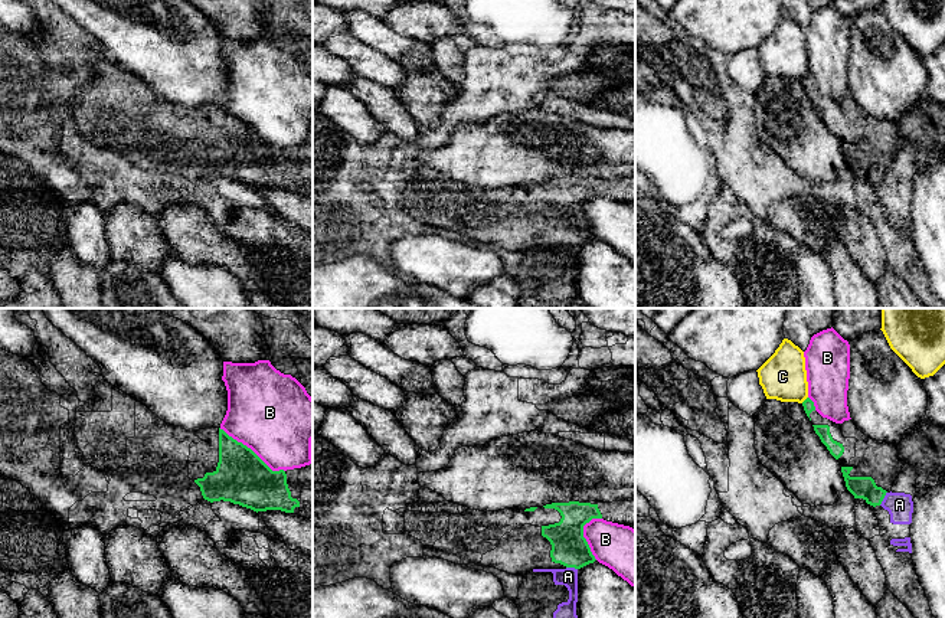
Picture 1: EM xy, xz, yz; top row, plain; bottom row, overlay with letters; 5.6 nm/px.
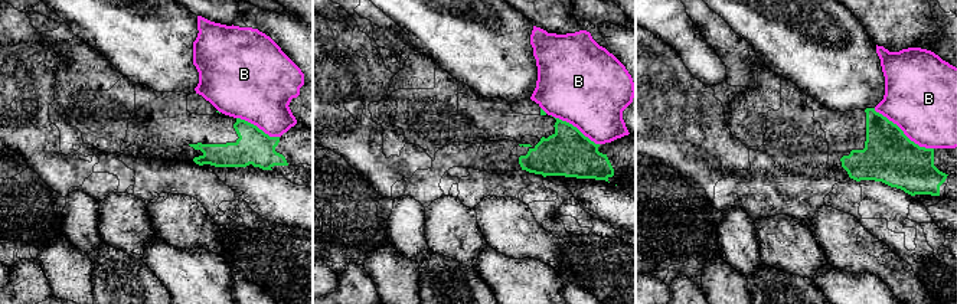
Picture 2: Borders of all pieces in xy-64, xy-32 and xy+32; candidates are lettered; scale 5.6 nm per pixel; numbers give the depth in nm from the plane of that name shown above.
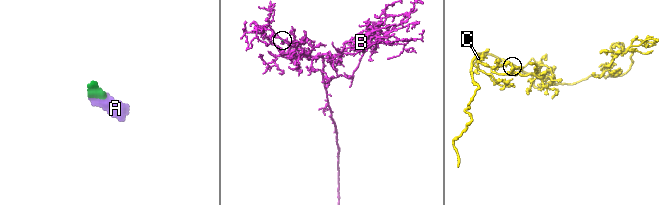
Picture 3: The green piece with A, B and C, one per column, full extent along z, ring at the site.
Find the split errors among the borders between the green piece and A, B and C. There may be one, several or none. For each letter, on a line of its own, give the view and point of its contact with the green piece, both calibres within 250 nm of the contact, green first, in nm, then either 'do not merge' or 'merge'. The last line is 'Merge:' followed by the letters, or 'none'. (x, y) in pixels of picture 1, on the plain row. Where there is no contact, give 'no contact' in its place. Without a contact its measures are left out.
A: contact yz (883, 175); calibres 130 and 140 nm; do not merge
B: contact xy (251, 127); calibres 300 and 460 nm; do not merge
C: contact yz (805, 77); calibres 60 and 260 nm; do not merge
Merge: none

